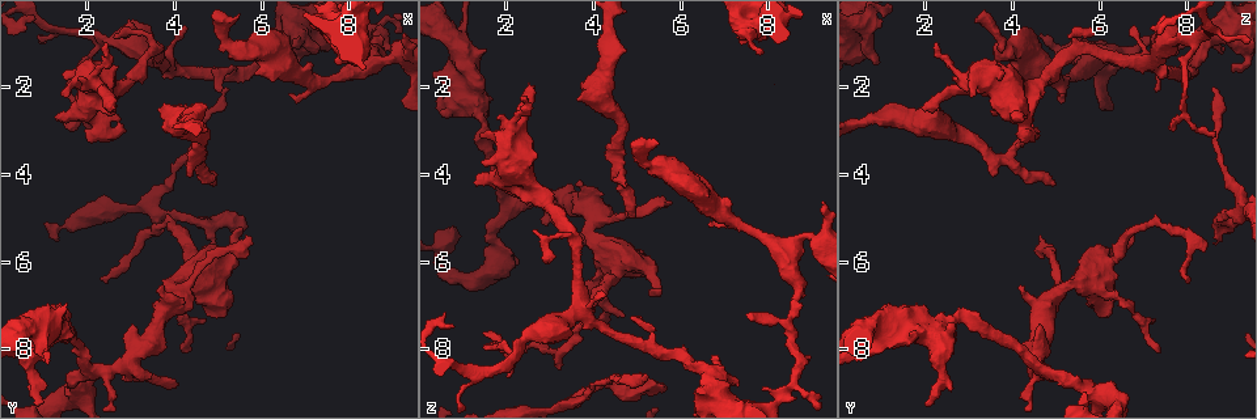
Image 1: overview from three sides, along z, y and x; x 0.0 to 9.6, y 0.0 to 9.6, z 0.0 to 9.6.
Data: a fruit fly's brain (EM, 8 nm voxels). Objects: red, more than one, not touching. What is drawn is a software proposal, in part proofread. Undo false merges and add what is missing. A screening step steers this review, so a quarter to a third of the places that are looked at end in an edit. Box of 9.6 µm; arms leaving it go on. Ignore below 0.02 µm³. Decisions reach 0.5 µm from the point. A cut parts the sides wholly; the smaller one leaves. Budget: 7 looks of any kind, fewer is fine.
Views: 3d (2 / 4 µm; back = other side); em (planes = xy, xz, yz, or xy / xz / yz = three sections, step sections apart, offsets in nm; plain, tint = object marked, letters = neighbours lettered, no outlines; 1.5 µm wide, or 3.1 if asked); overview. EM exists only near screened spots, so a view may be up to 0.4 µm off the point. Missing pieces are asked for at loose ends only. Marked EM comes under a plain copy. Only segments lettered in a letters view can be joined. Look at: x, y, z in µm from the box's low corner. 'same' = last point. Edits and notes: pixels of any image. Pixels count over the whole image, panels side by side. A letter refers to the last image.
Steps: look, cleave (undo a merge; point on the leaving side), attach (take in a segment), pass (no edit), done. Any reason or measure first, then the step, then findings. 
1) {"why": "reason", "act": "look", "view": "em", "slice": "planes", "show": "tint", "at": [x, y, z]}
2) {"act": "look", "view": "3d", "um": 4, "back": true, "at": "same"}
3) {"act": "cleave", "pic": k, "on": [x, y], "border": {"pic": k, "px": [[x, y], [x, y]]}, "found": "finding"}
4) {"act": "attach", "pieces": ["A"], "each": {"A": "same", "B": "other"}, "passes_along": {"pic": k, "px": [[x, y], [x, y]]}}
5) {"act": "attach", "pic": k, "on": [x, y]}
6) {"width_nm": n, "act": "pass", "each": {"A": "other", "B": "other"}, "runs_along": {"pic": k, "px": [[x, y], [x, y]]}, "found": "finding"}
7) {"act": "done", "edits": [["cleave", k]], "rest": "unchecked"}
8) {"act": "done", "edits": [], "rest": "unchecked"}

{"act": "look", "view": "3d", "um": 2, "back": true, "at": [2.45, 2.45, 1.95]}

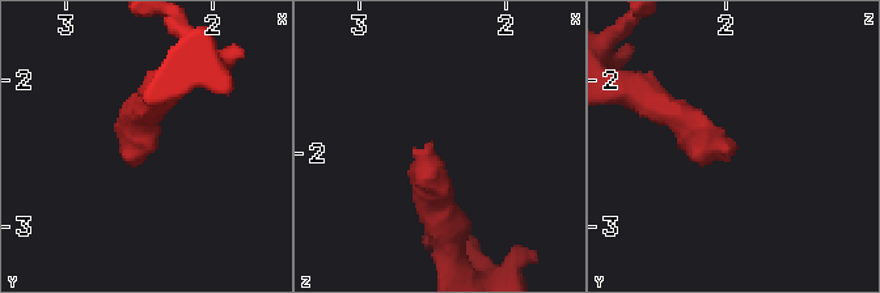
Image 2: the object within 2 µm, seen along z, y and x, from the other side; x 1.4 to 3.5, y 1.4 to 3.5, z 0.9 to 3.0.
{"why": "need the tissue", "act": "look", "view": "em", "slice": "planes", "show": "letters", "at": [2.54, 2.52, 1.94]}

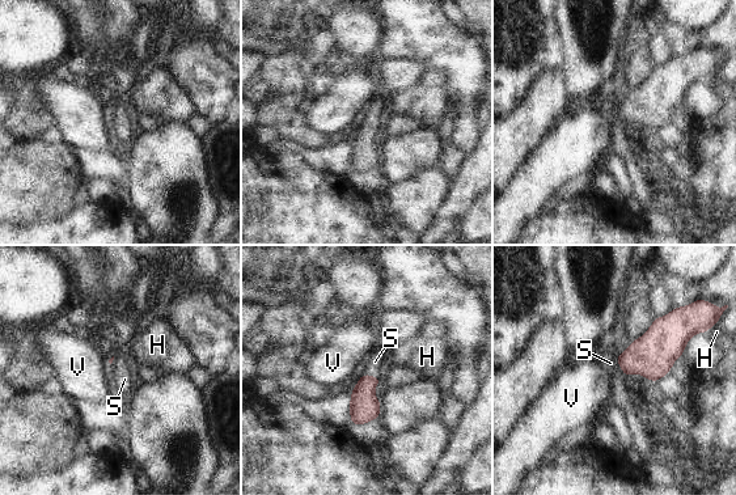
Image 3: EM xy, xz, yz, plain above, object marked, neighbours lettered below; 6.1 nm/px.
{"act": "attach", "pieces": ["S"], "each": {"H": "other", "S": "same", "V": "other"}, "passes_along": {"pic": 3, "px": [[652, 355], [620, 366], [610, 363]]}, "found": "it goes on there"}

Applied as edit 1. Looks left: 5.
{"act": "look", "view": "overview"}

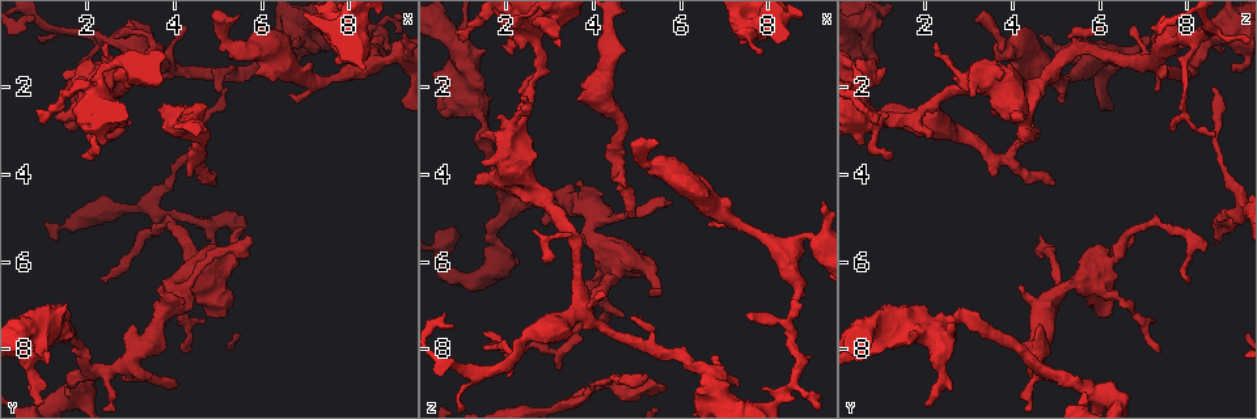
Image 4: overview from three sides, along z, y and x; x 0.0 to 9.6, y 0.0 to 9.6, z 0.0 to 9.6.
{"why": "free end", "act": "look", "view": "3d", "um": 4, "at": [1.10, 2.80, 0.85]}

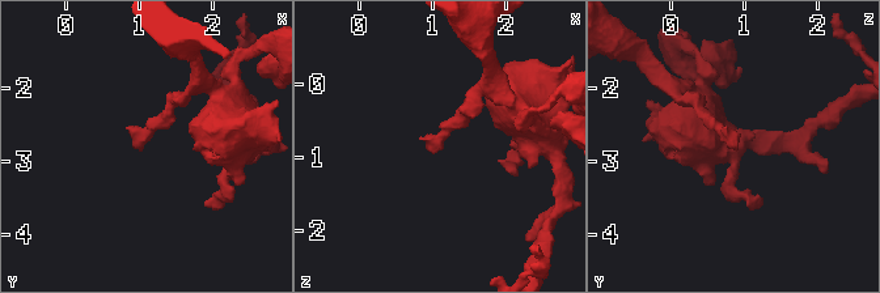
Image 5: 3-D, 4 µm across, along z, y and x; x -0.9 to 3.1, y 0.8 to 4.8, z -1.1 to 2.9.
{"why": "need the tissue", "act": "look", "view": "em", "slice": "yz", "step": 8, "show": "tint", "at": [1.05, 2.85, 0.85]}

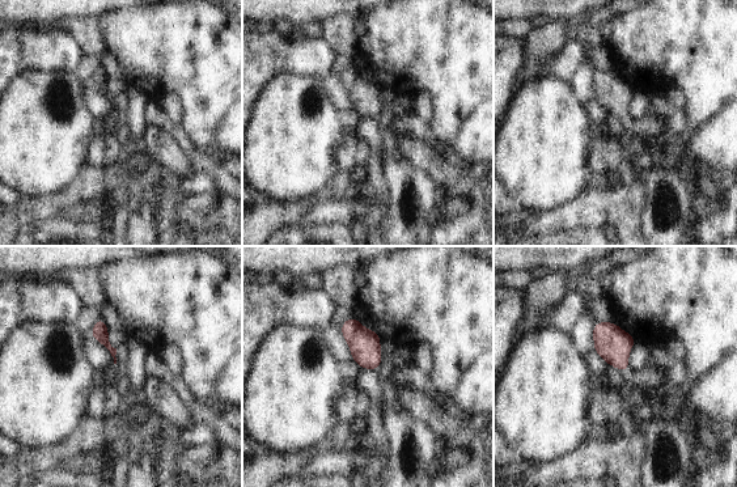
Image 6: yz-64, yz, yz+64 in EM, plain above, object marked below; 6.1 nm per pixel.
{"act": "look", "view": "em", "slice": "planes", "show": "letters", "at": "same"}

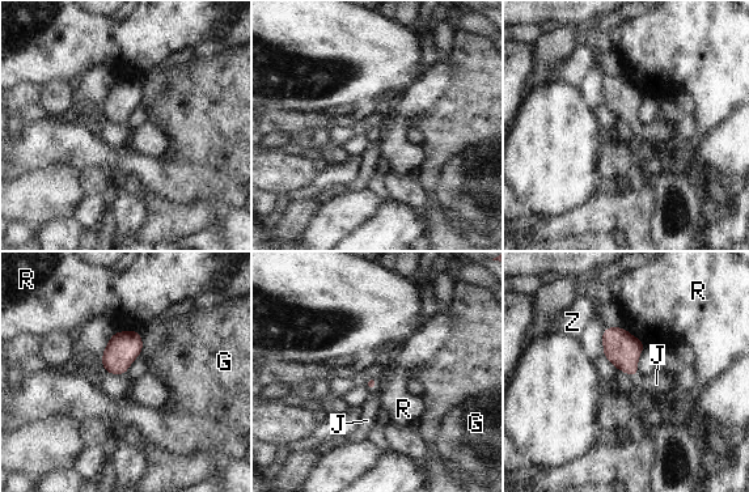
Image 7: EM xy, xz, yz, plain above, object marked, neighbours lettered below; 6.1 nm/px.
{"act": "attach", "pieces": ["J"], "each": {"G": "other", "J": "same", "R": "other", "Z": "other"}, "passes_along": {"pic": 7, "px": [[621, 348], [634, 376], [656, 384]]}, "found": "it goes on there"}

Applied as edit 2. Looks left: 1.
{"act": "look", "view": "em", "slice": "planes", "show": "letters", "at": [4.90, 4.20, 5.00]}

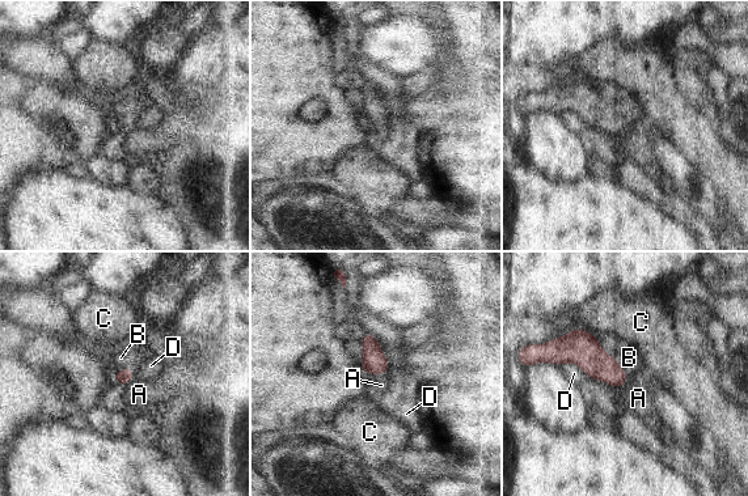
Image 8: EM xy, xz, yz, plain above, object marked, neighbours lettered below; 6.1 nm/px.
{"act": "attach", "pieces": ["B"], "each": {"A": "other", "B": "same", "C": "other", "D": "other"}, "passes_along": {"pic": 8, "px": [[125, 376], [126, 368], [121, 357]]}, "found": "the neuron continues"}

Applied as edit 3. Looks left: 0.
{"act": "done", "edits": [["attach", 3], ["attach", 7], ["attach", 8]], "rest": "unchecked"}

